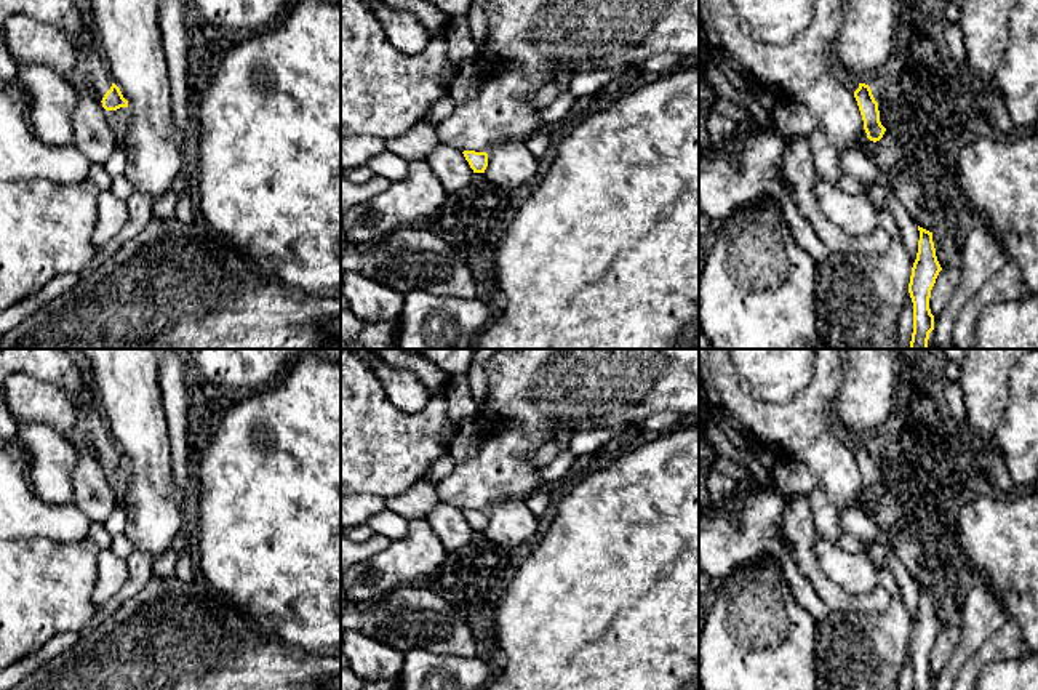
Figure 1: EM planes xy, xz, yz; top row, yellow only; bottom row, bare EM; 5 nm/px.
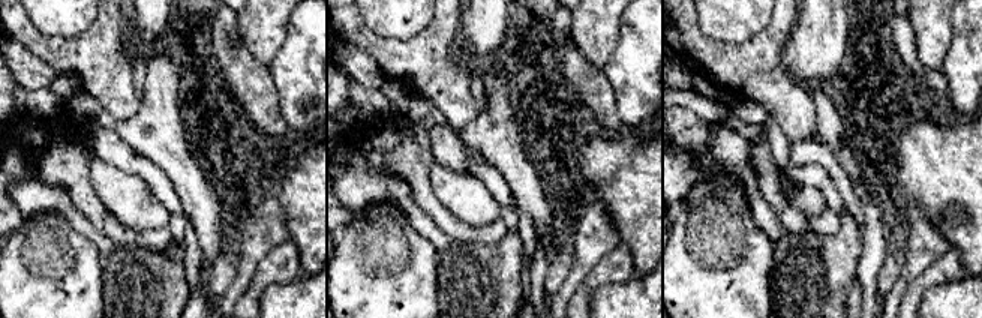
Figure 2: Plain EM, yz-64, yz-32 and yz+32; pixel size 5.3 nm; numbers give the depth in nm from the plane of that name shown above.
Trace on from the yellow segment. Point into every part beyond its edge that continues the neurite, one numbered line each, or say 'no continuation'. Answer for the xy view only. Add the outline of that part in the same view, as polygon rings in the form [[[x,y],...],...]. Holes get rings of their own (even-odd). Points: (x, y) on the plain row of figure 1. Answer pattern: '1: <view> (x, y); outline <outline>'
1: xy (90, 425); outline [[[83,381],[80,407],[77,410],[75,424],[67,435],[67,440],[75,448],[80,448],[83,443],[91,440],[101,453],[101,459],[114,442],[106,419],[99,410],[96,389],[86,381]]]

